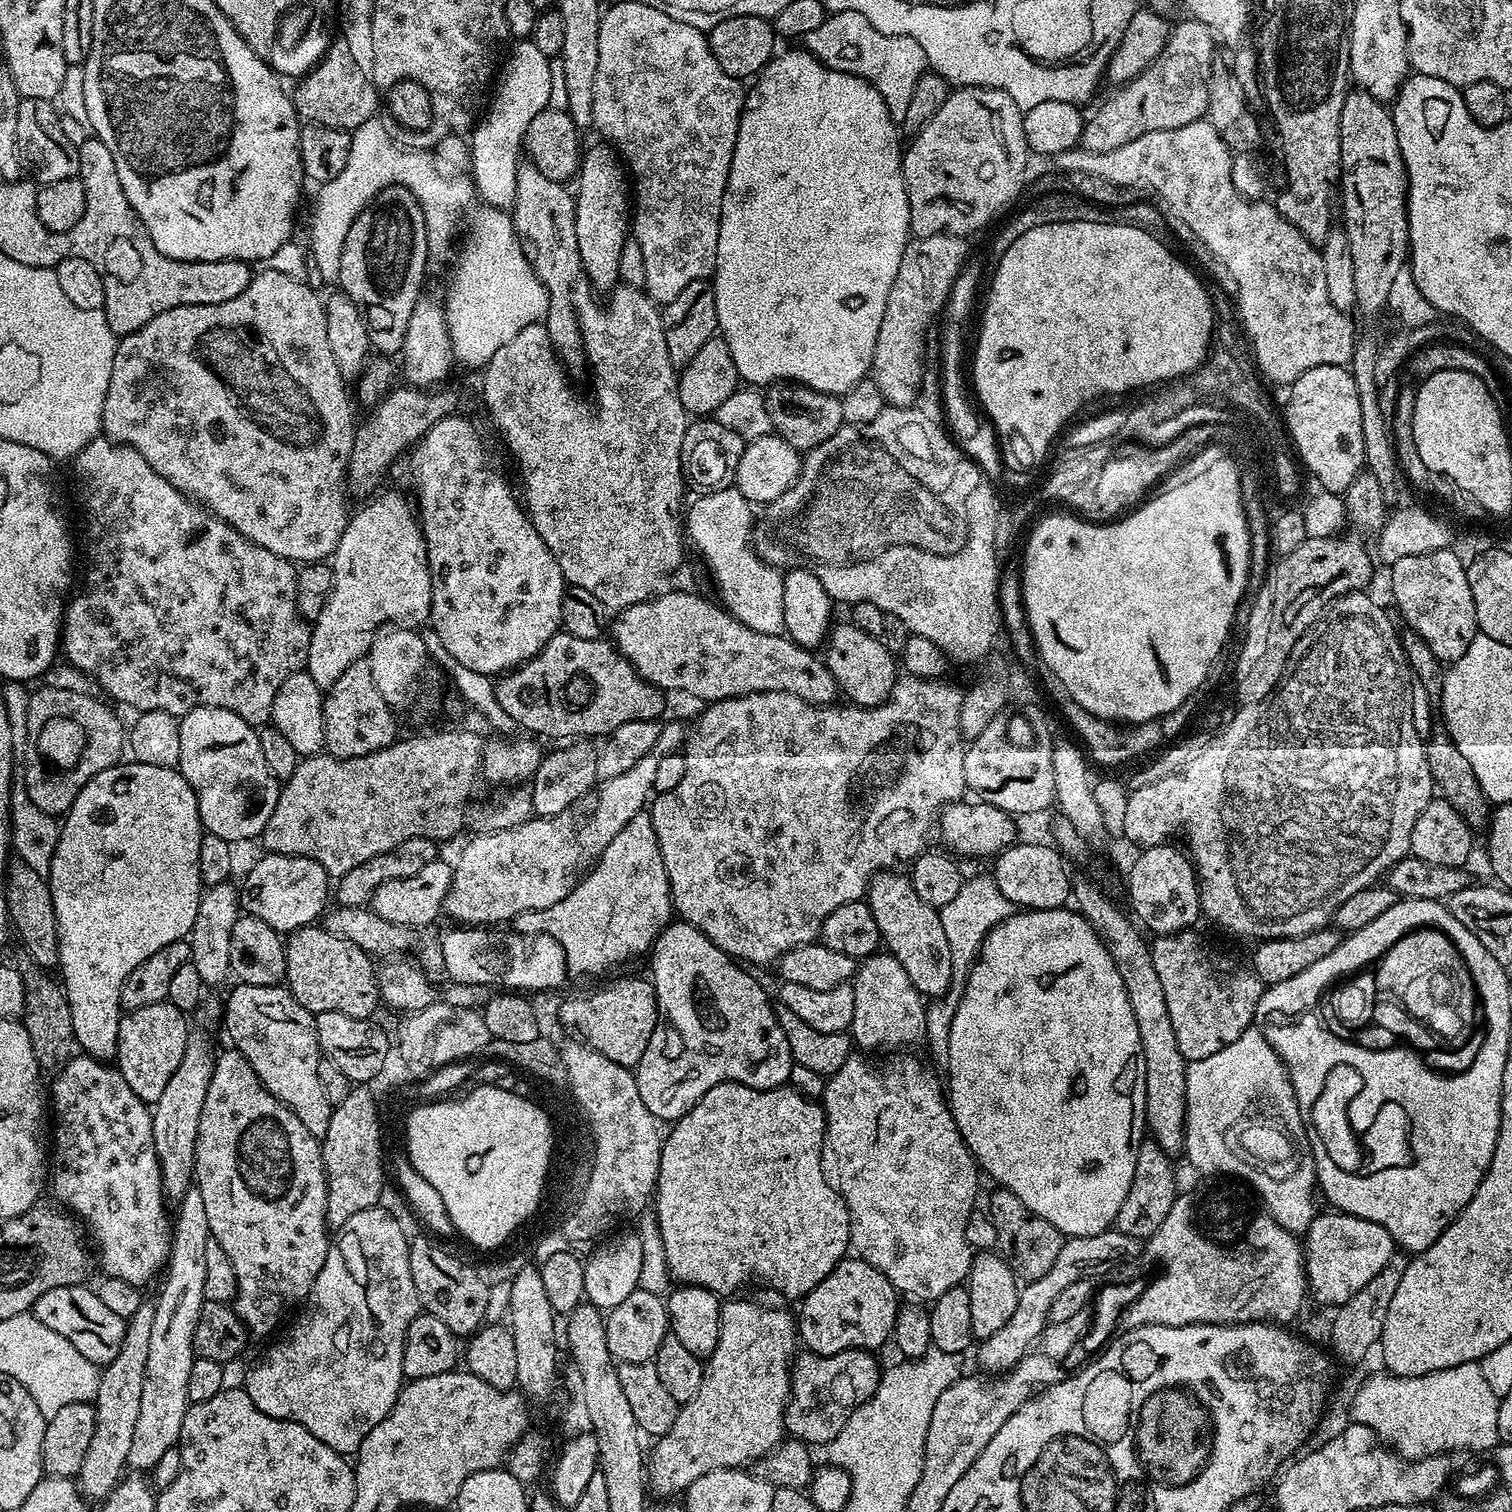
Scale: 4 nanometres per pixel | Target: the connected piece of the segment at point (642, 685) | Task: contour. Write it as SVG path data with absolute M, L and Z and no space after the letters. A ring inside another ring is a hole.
M563 630L556 632L534 658L503 673L495 681L495 687L499 705L514 718L520 730L537 737L549 736L552 740L560 740L556 742L569 738L592 738L588 736L607 738L625 722L660 720L664 712L665 693L640 677L636 667L617 650L611 639L574 638L574 634Z

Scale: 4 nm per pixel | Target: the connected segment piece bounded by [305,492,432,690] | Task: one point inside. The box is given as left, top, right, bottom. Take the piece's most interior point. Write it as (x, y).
(380, 574)

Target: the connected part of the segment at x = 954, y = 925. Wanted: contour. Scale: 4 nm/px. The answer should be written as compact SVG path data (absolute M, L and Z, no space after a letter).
M989 875L969 877L965 879L964 884L958 895L953 901L948 902L946 906L940 908L940 917L946 930L946 938L951 948L952 980L947 995L943 998L933 999L926 1007L927 1026L925 1028L926 1045L928 1044L930 1052L935 1061L933 1063L939 1069L947 1069L949 1064L949 1038L950 1026L953 1024L954 1014L958 1002L965 990L965 984L969 978L969 970L975 963L980 953L980 948L984 944L988 932L1011 916L1014 906L1008 898L1002 895L998 886L993 882Z

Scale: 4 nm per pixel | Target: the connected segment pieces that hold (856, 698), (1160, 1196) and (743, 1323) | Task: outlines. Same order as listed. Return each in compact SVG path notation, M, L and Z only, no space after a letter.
M851 622L844 624L837 623L835 627L828 633L826 641L826 649L828 653L823 653L822 659L827 664L830 674L834 674L834 678L838 682L841 693L846 697L849 696L853 705L861 708L873 708L879 704L883 704L889 696L892 695L892 687L895 686L898 679L898 660L897 657L886 646L882 646L879 638L866 634L858 626L854 626Z
M1141 1140L1138 1158L1134 1162L1134 1178L1130 1181L1126 1202L1122 1202L1122 1210L1118 1210L1116 1215L1115 1231L1143 1242L1154 1234L1154 1230L1158 1230L1158 1226L1162 1226L1162 1221L1166 1219L1166 1214L1170 1214L1170 1206L1174 1206L1178 1195L1172 1160L1173 1157L1164 1152L1156 1140Z
M728 1298L720 1305L720 1321L718 1322L718 1346L714 1346L714 1350L706 1358L704 1364L704 1373L702 1374L702 1386L698 1386L698 1394L694 1394L694 1398L690 1398L690 1402L686 1402L681 1407L678 1418L674 1422L674 1426L665 1434L655 1441L656 1444L650 1448L650 1459L646 1464L646 1480L656 1492L665 1492L665 1497L672 1498L677 1494L683 1494L688 1491L688 1487L694 1482L698 1482L698 1478L702 1478L702 1474L710 1474L719 1468L740 1468L741 1466L751 1465L753 1462L765 1456L768 1452L774 1451L776 1447L785 1439L786 1429L784 1426L784 1408L788 1404L788 1396L792 1393L792 1361L798 1355L798 1320L795 1315L792 1316L784 1308L771 1308L768 1304L755 1304L752 1300L736 1300L740 1298Z

